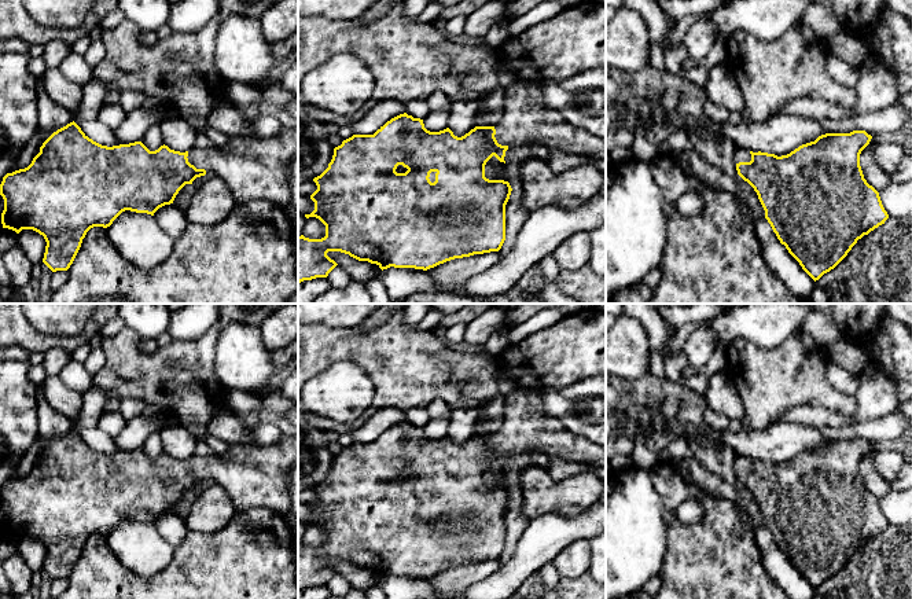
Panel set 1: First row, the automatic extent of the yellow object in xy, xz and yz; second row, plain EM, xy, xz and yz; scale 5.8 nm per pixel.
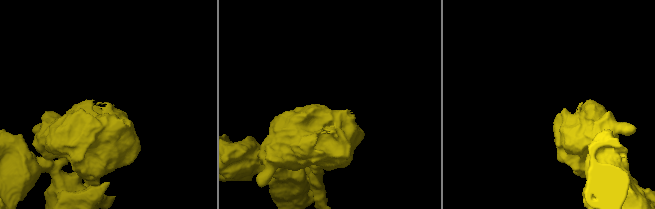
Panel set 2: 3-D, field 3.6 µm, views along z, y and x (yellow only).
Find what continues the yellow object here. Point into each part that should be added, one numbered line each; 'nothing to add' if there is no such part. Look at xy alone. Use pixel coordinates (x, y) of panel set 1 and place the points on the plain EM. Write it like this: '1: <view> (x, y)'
1: xy (253, 476)

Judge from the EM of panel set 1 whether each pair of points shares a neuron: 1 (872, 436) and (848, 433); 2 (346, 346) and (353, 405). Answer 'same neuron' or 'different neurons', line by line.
1: same neuron
2: different neurons

